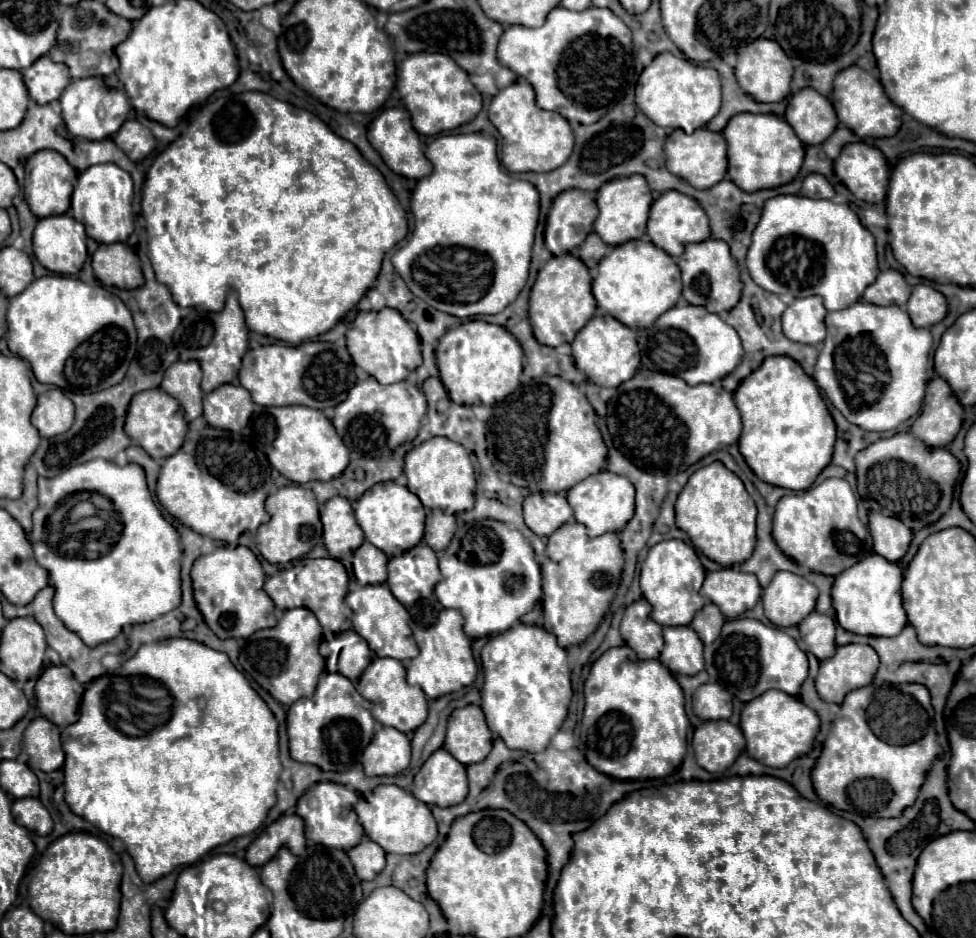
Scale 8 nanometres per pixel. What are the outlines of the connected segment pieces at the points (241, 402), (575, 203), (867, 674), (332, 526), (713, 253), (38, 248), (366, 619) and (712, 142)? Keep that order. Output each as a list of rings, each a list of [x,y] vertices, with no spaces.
[[[220,385],[204,395],[204,419],[216,429],[240,431],[248,425],[254,403],[250,393],[240,385]]]
[[[562,191],[550,207],[544,231],[544,243],[554,255],[564,255],[574,251],[584,243],[588,233],[592,233],[592,223],[596,219],[596,201],[580,191]]]
[[[842,645],[836,649],[834,657],[820,663],[820,671],[816,677],[816,691],[828,703],[842,703],[846,693],[850,693],[852,689],[870,685],[876,671],[878,671],[878,655],[870,645]]]
[[[332,497],[324,503],[320,515],[324,525],[324,545],[330,557],[342,559],[362,545],[364,533],[354,519],[354,511],[348,499]]]
[[[708,239],[686,245],[686,251],[678,257],[678,267],[682,271],[682,285],[684,285],[682,297],[690,305],[700,305],[710,313],[724,313],[740,301],[742,281],[740,281],[738,263],[730,255],[730,249],[724,241]]]
[[[52,215],[38,219],[38,225],[34,229],[34,255],[40,265],[44,265],[52,273],[60,275],[78,275],[82,269],[88,253],[86,253],[86,231],[84,225],[80,225],[70,215]]]
[[[355,577],[350,579],[346,603],[354,611],[354,619],[352,619],[354,631],[366,639],[368,647],[378,657],[392,657],[392,659],[400,659],[400,661],[416,657],[416,653],[418,653],[416,641],[408,627],[410,615],[404,609],[404,605],[400,605],[400,601],[396,601],[396,597],[392,597],[390,589],[384,583],[362,586]]]
[[[676,129],[668,135],[664,143],[666,153],[666,167],[670,173],[686,179],[696,189],[710,189],[726,175],[726,141],[722,133],[712,133],[708,129],[696,129],[692,135],[686,135],[682,129]]]

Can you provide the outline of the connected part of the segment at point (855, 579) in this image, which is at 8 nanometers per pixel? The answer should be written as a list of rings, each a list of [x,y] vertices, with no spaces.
[[[868,555],[864,561],[852,565],[834,579],[832,603],[840,627],[858,635],[882,635],[894,637],[906,625],[906,611],[902,607],[902,571],[896,563],[886,561],[880,555]]]

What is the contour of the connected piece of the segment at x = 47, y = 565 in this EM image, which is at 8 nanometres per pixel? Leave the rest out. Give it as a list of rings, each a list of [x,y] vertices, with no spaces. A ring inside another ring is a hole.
[[[92,459],[82,465],[74,465],[66,469],[64,473],[52,477],[52,479],[38,479],[38,509],[32,515],[34,529],[30,533],[30,543],[34,549],[36,561],[48,571],[50,575],[50,585],[56,589],[54,595],[54,611],[56,615],[64,621],[68,629],[72,629],[88,647],[96,647],[98,643],[114,639],[124,625],[134,625],[134,623],[146,623],[154,621],[156,617],[176,609],[180,605],[180,557],[182,557],[182,547],[178,543],[178,533],[176,529],[162,517],[158,507],[154,505],[150,491],[146,487],[146,477],[140,465],[124,465],[118,467],[112,461],[106,459]],[[68,493],[100,493],[116,505],[118,521],[120,521],[120,531],[94,531],[94,539],[90,539],[90,547],[84,547],[86,539],[76,539],[74,535],[64,533],[64,525],[56,523],[56,529],[52,527],[50,513],[56,509]]]

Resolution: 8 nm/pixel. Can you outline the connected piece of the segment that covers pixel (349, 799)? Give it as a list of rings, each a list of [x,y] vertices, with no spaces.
[[[320,781],[316,785],[312,785],[300,799],[296,805],[296,813],[304,819],[306,823],[306,839],[330,849],[352,849],[356,847],[362,837],[364,837],[364,829],[356,819],[354,813],[354,805],[358,801],[358,793],[352,791],[346,785],[340,783],[332,783],[332,781]]]

